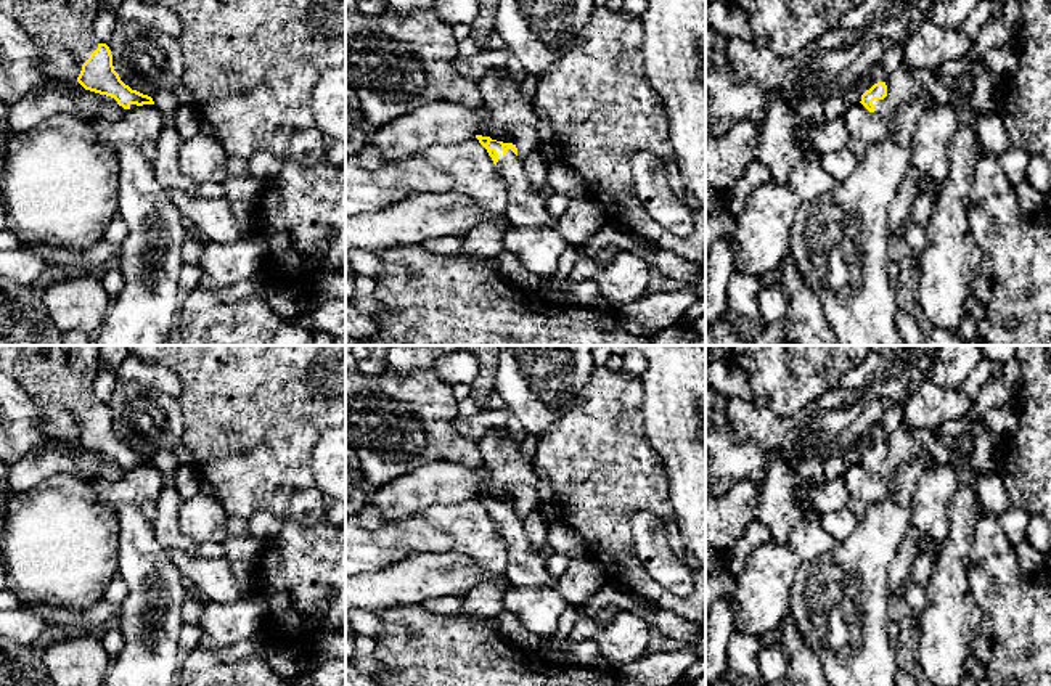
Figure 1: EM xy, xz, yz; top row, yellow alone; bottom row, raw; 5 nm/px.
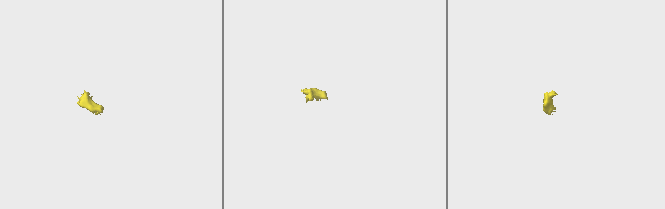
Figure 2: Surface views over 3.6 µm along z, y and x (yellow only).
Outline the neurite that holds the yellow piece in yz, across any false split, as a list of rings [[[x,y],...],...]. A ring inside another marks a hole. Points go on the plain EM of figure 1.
[[[900,426],[885,442],[874,443],[861,455],[861,464],[874,474],[887,477],[902,466],[911,463],[921,448],[911,435]]]

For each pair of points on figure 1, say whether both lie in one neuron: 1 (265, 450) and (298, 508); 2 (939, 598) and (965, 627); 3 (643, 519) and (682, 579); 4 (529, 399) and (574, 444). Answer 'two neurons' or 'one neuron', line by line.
1: one neuron
2: one neuron
3: one neuron
4: two neurons

